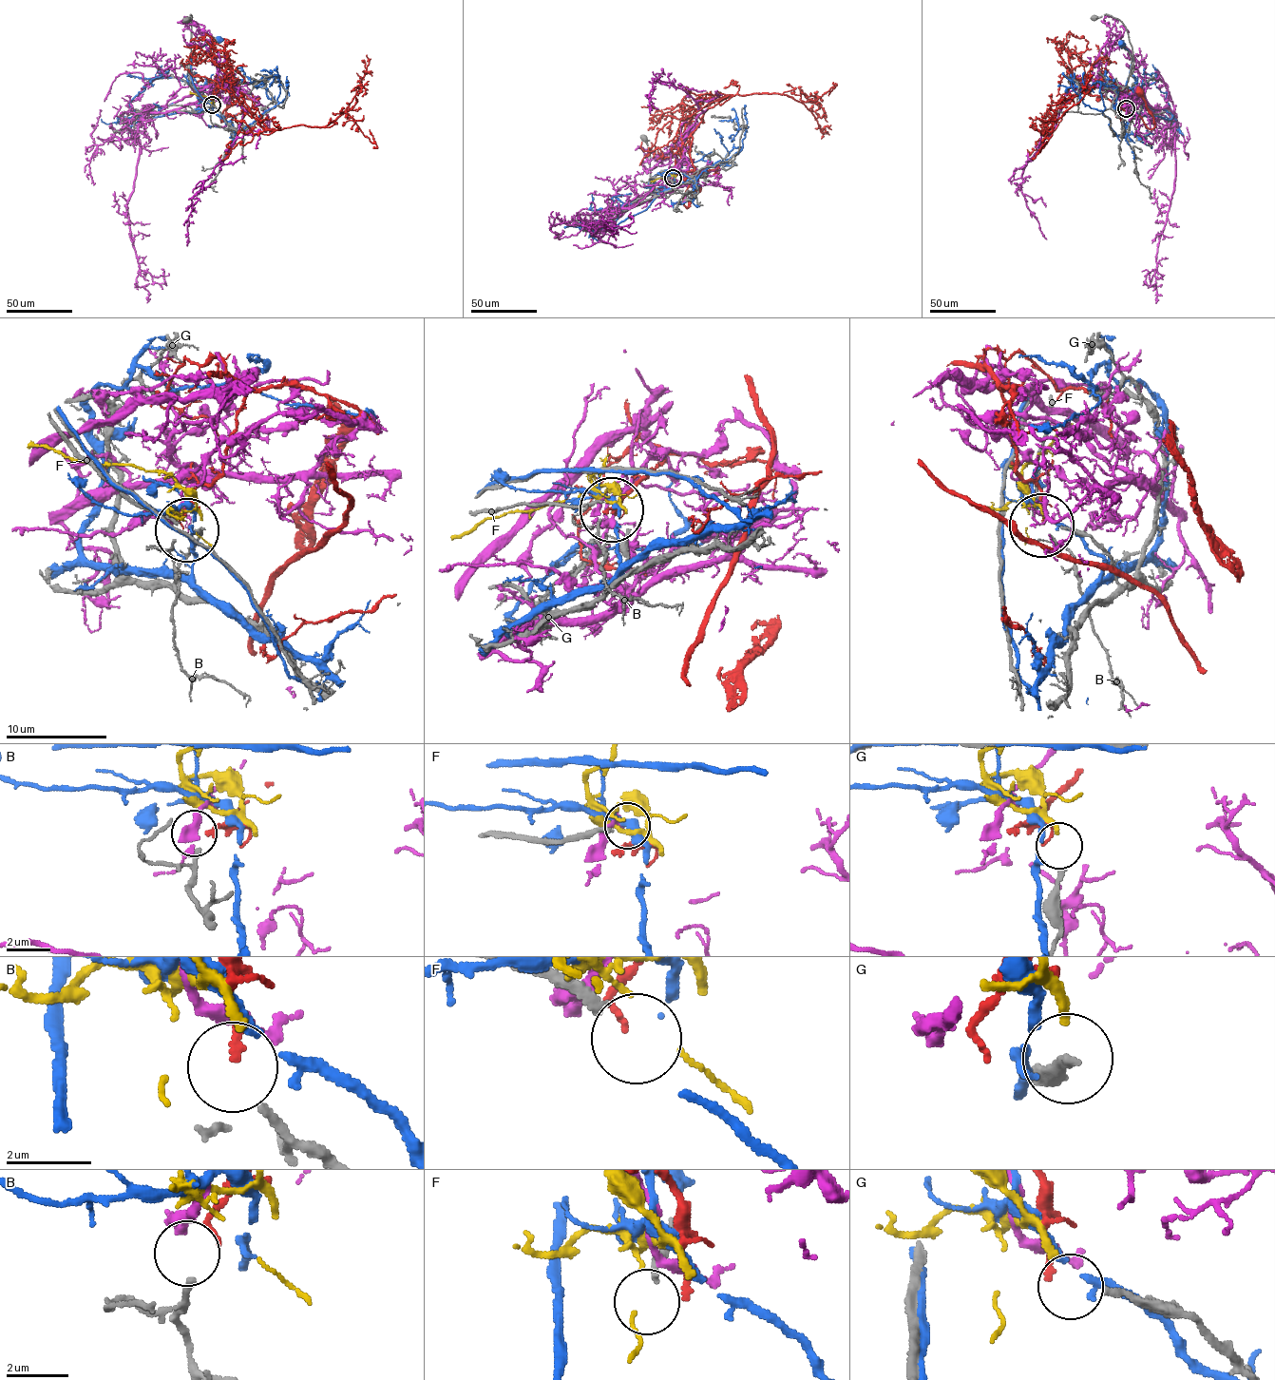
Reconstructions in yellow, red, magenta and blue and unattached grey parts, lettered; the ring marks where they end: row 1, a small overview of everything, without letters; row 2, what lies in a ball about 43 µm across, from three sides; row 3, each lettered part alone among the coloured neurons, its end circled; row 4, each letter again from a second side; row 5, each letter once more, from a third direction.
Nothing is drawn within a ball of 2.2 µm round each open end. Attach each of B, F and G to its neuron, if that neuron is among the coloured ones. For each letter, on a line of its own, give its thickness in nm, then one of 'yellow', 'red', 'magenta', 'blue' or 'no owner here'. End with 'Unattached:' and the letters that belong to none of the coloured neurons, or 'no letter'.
B: 200 nm thick; red
F: 220 nm thick; no owner here
G: 200 nm thick; yellow
Unattached: F

